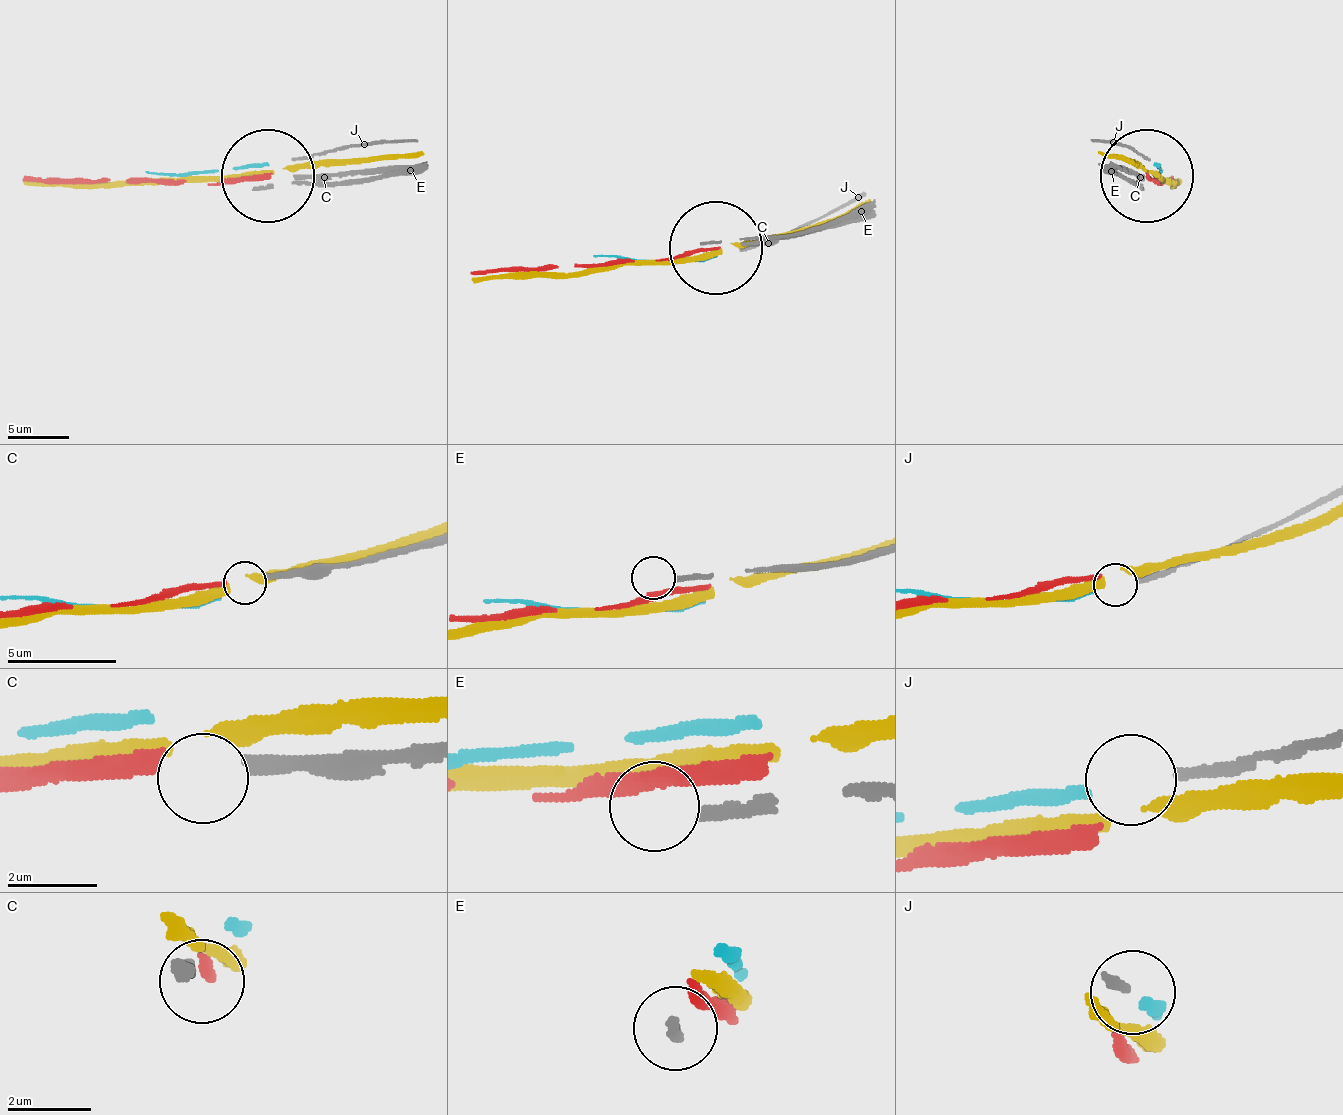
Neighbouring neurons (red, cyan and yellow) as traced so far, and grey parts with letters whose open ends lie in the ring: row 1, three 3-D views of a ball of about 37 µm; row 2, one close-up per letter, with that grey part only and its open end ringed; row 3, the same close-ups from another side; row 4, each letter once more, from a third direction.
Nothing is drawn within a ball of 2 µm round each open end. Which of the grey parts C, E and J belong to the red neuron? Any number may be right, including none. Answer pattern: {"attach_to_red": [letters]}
{"attach_to_red": ["C"]}

